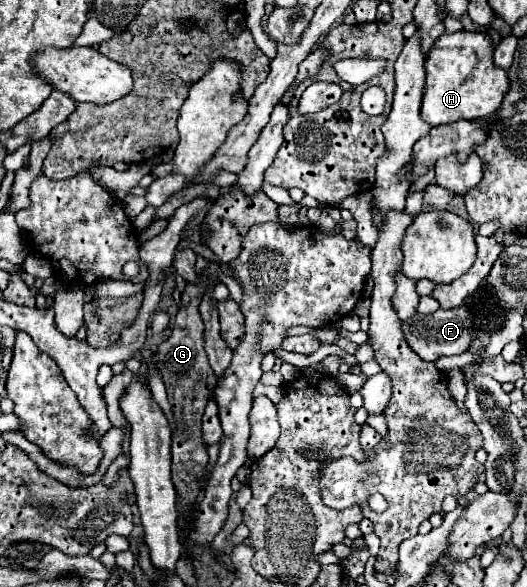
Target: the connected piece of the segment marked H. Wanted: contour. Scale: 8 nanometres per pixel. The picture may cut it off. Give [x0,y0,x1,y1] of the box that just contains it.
[421,30,509,126]

